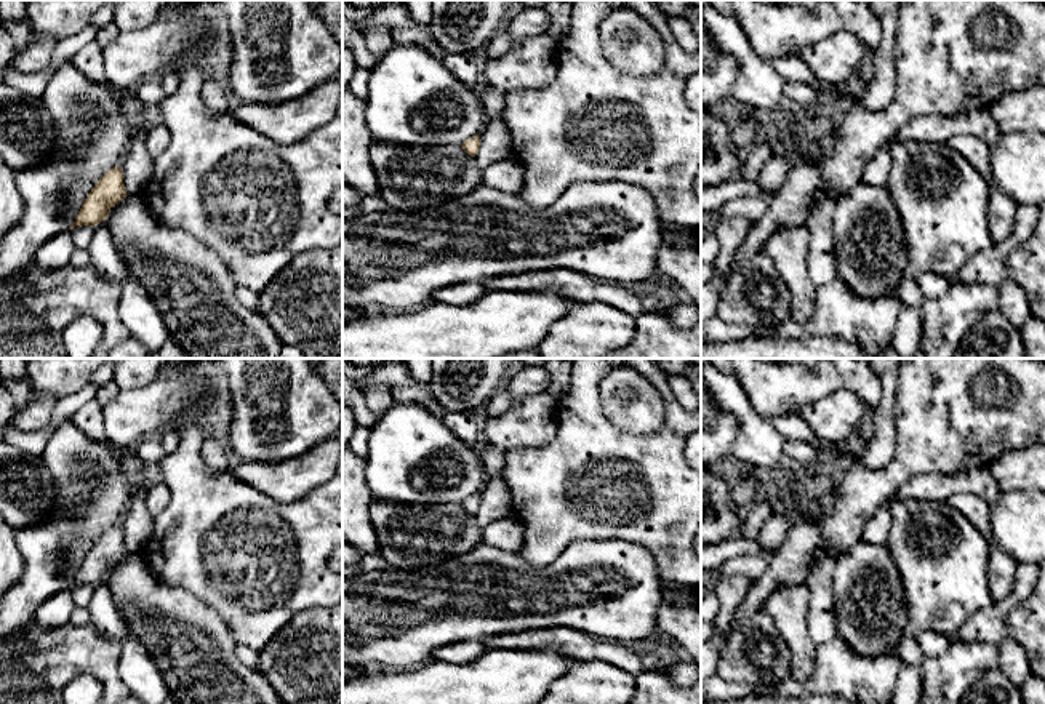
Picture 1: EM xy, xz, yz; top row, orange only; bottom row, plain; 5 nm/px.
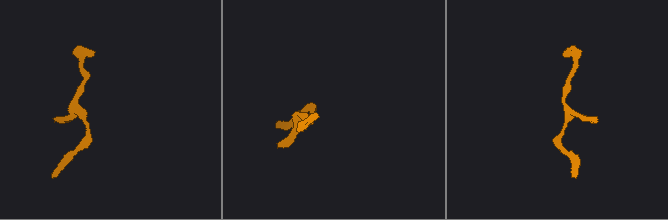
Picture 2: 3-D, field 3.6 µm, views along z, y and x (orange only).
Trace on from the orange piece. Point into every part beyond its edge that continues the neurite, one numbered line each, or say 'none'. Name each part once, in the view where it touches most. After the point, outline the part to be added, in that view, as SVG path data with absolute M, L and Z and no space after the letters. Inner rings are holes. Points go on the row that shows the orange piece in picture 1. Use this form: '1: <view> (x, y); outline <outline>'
none

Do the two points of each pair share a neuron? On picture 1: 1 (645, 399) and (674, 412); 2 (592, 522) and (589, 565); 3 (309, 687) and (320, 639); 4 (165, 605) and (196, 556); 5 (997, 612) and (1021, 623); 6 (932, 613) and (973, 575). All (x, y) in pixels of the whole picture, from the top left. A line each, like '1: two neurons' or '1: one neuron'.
1: two neurons
2: two neurons
3: one neuron
4: two neurons
5: two neurons
6: one neuron

